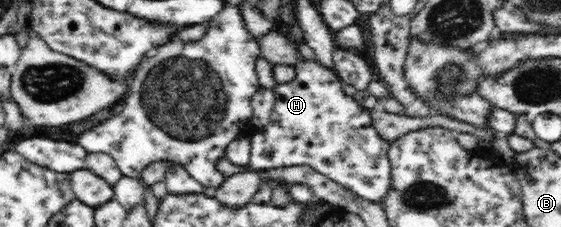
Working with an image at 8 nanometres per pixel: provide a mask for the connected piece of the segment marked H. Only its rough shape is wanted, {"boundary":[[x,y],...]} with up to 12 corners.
{"boundary":[[303,58],[250,135],[249,168],[308,166],[363,201],[393,182],[391,142]]}

